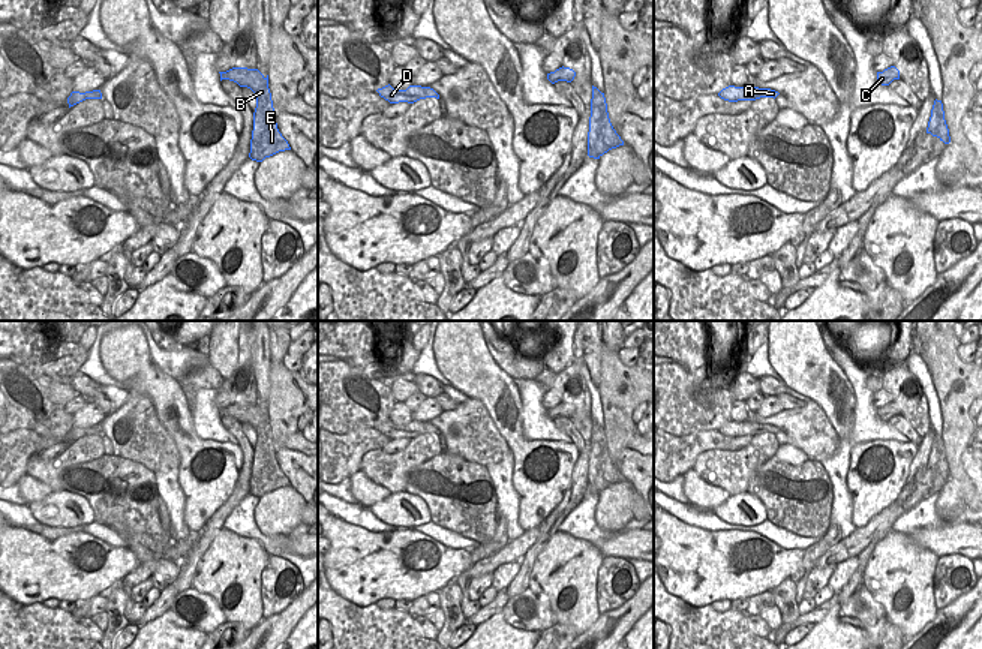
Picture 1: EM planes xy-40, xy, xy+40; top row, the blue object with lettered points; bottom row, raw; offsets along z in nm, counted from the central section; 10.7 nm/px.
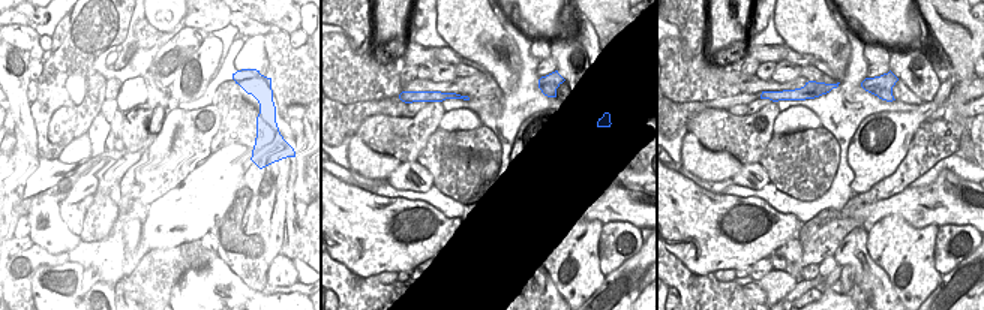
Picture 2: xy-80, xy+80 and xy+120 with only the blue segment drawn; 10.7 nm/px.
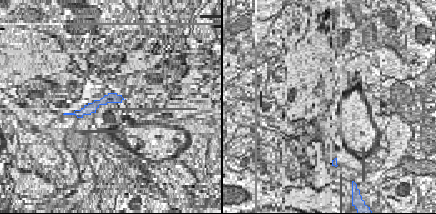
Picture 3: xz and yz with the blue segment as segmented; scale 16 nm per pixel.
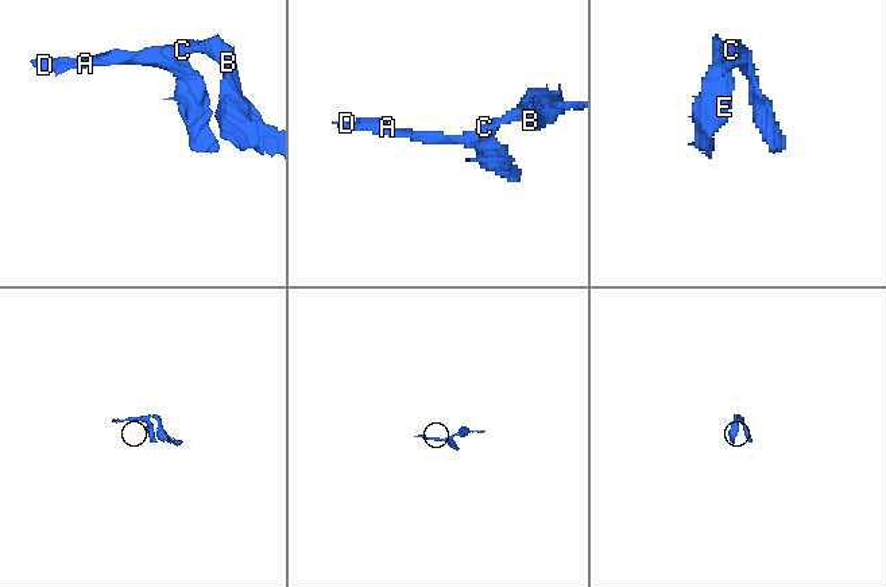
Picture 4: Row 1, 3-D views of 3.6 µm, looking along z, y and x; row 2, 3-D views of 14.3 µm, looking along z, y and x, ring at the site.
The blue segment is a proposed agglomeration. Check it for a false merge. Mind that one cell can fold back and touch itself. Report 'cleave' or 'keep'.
keep

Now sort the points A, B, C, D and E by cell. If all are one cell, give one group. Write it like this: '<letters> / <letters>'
A B C D E

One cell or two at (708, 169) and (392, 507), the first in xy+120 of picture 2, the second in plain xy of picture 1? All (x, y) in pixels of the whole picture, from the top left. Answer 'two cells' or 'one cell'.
two cells

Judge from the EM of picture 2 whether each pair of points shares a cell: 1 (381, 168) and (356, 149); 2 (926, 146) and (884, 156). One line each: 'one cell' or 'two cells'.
1: one cell
2: two cells

